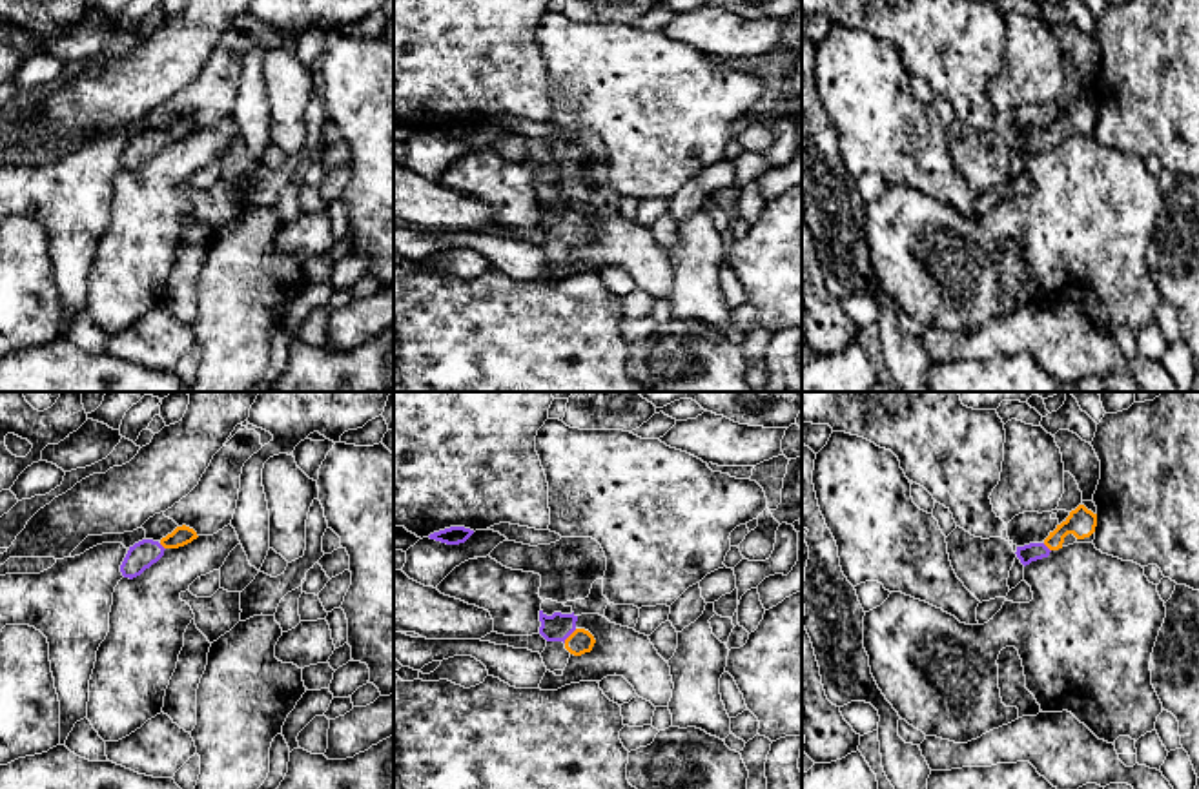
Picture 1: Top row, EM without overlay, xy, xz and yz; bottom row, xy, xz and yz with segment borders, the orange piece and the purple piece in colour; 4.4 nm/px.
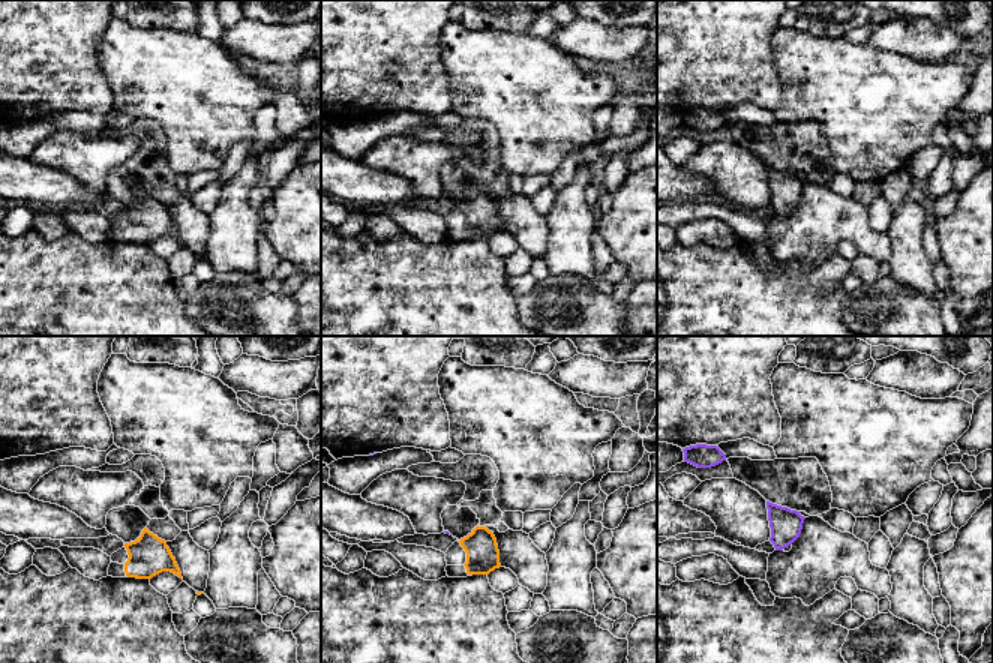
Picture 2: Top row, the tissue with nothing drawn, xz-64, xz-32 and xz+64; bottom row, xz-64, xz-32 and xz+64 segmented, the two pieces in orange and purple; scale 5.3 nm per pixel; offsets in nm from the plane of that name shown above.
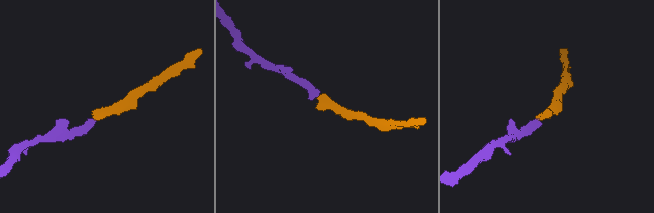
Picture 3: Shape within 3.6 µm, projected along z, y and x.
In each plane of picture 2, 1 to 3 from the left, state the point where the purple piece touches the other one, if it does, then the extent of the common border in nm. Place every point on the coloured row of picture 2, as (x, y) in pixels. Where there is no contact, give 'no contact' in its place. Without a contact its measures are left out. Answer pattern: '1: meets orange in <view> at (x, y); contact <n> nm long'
1: no contact
2: no contact
3: no contact

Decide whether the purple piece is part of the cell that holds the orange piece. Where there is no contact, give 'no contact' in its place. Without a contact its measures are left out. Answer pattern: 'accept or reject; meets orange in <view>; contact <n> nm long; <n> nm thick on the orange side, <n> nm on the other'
accept; meets orange in xz; contact 90 nm long; 110 nm thick on the orange side, 120 nm on the other

